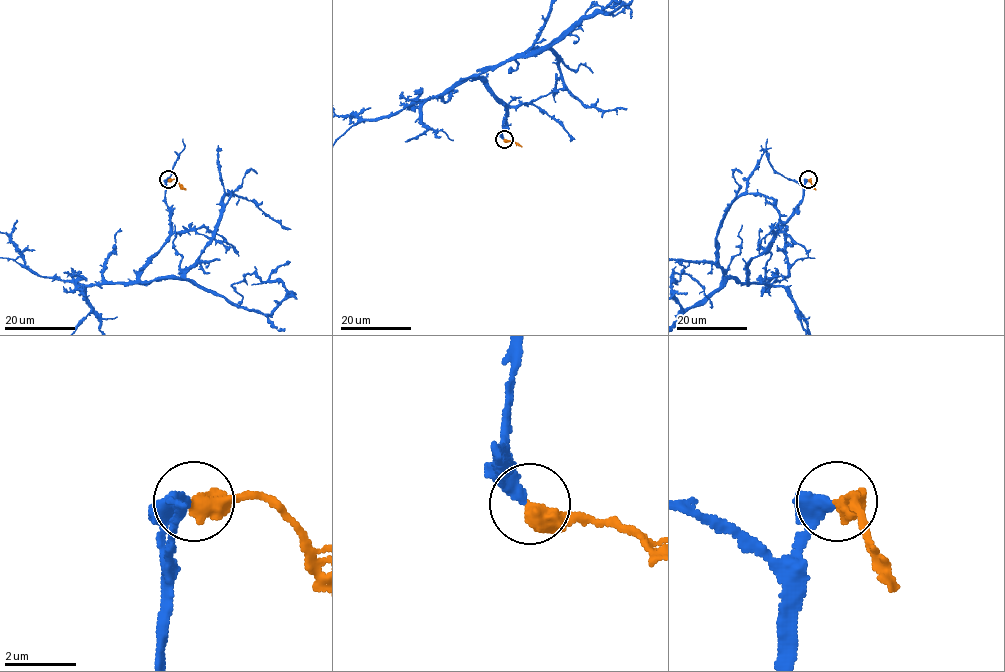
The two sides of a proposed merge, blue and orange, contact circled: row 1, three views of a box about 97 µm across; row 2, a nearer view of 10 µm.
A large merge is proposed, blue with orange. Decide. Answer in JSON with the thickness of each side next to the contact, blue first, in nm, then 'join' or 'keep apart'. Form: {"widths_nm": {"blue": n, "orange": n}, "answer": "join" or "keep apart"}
{"widths_nm": {"blue": 400, "orange": 550}, "answer": "join"}

